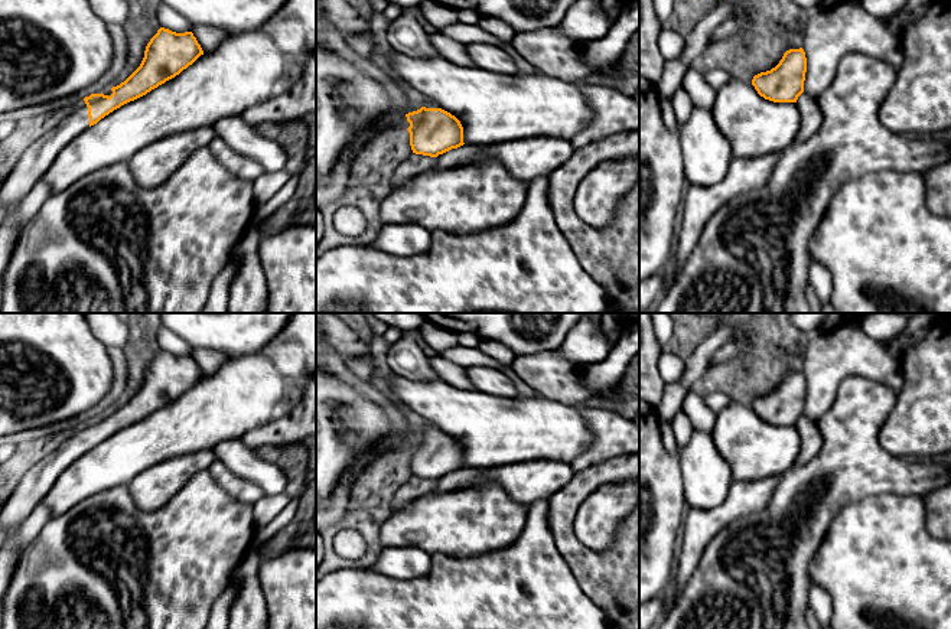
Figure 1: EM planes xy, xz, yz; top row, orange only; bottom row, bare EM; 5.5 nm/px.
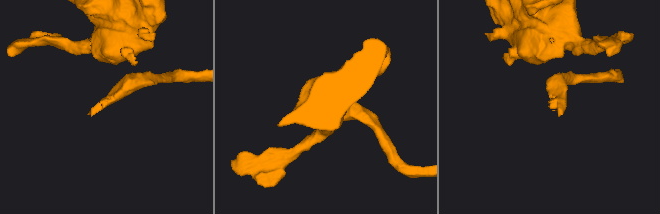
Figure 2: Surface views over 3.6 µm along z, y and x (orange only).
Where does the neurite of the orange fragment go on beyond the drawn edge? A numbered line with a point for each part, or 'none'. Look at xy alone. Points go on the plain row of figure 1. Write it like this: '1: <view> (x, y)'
1: xy (31, 491)

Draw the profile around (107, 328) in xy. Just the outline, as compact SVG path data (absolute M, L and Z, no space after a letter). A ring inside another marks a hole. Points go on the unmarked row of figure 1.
M84 313L84 316L100 342L108 348L124 348L128 340L128 327L115 313Z

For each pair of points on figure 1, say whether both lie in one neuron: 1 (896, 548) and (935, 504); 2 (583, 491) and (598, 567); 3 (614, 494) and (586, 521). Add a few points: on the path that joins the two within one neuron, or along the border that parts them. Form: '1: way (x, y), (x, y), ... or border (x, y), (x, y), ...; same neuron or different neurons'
1: border (919, 496), (925, 505), (925, 524), (935, 537); different neurons
2: way (566, 511), (566, 540), (577, 551); same neuron
3: way (606, 501), (593, 514); same neuron

